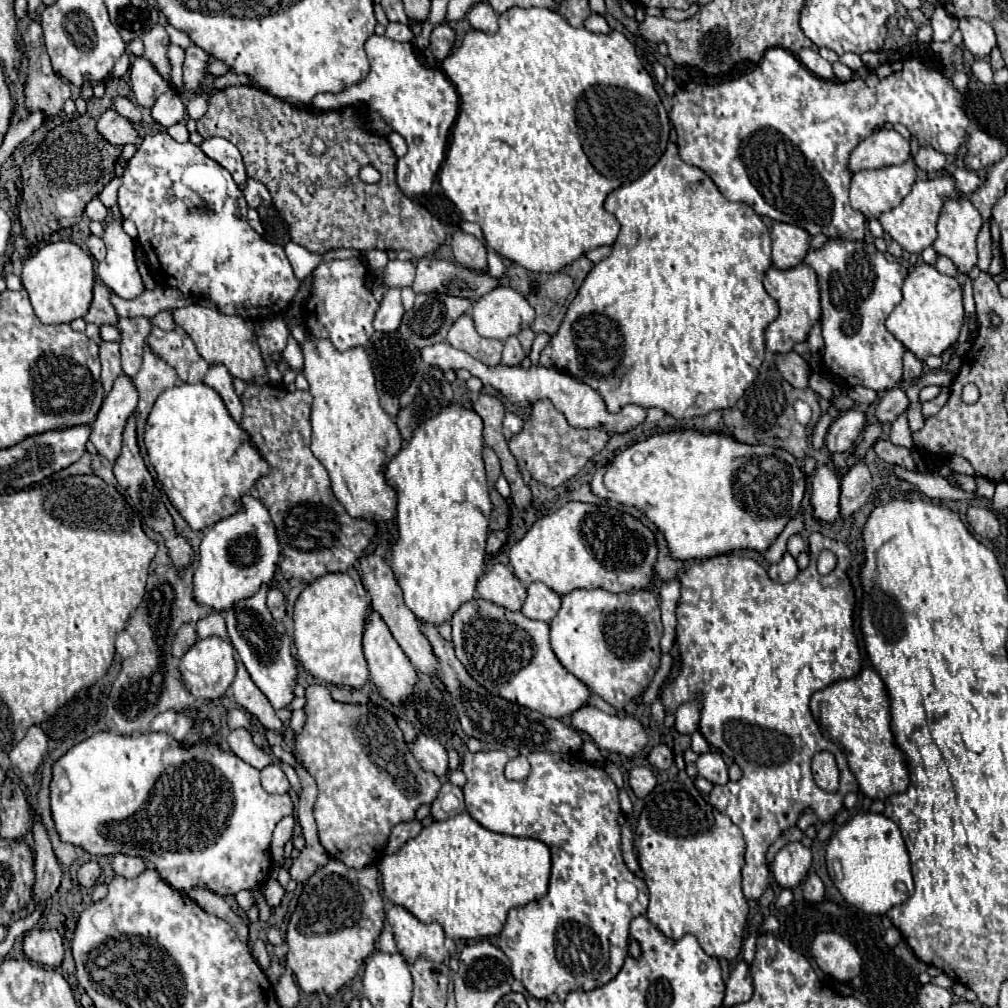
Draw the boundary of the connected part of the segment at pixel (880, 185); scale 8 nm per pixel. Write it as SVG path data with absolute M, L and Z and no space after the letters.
M909 158L909 160L905 160L903 164L897 164L897 166L885 166L885 168L879 168L879 170L855 172L853 178L851 178L851 206L855 210L859 210L865 216L865 220L879 218L883 212L897 208L903 202L903 198L911 192L911 186L917 178L915 168L917 166L915 166L913 158Z

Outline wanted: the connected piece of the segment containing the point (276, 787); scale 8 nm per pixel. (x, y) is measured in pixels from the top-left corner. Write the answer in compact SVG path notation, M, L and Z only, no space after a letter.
M265 766L261 770L261 784L269 794L287 794L291 790L287 776L277 766Z

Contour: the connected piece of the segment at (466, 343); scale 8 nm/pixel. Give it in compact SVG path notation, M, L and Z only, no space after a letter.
M469 314L459 316L459 320L451 326L447 342L453 348L463 350L463 352L471 354L473 358L477 358L489 366L495 366L501 362L503 342L501 340L487 340L487 338L479 336Z

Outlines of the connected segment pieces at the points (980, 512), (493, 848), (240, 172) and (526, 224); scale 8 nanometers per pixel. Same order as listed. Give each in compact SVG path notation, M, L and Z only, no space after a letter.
M971 506L967 512L967 520L979 536L989 538L989 540L999 536L999 520L988 508Z
M467 812L449 820L435 820L419 836L407 840L399 852L385 854L377 864L383 878L383 894L397 906L409 910L417 920L439 922L447 938L485 938L497 936L505 924L507 912L547 894L551 874L549 848L533 838L515 838L491 832L473 820Z
M207 138L201 144L201 150L215 162L219 162L223 168L227 168L233 174L233 180L243 186L247 184L247 172L245 172L245 164L241 158L241 152L237 150L235 144L231 144L225 138Z
M515 6L499 16L497 34L489 36L479 30L467 32L461 46L455 48L443 60L441 68L447 74L447 78L453 82L461 98L461 110L451 130L447 156L438 173L439 182L447 198L459 208L461 216L467 222L477 222L483 228L487 246L493 248L497 254L533 272L559 272L563 266L571 264L581 254L597 246L611 246L619 234L619 222L613 214L609 214L603 208L607 194L623 186L625 178L633 182L639 176L643 176L649 168L653 168L667 148L669 130L671 130L667 110L655 92L655 82L649 76L649 72L643 68L641 60L637 58L633 44L621 32L593 34L587 28L573 28L561 14L549 8L517 8Z

